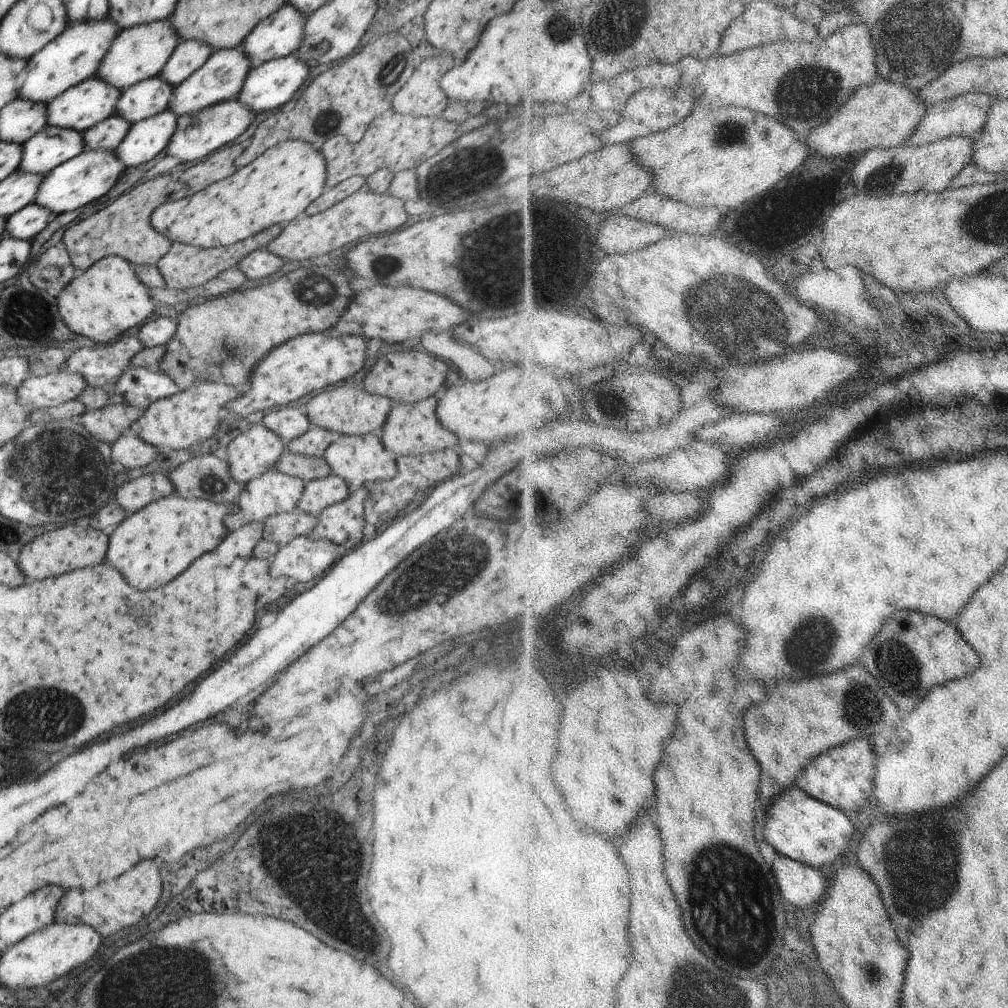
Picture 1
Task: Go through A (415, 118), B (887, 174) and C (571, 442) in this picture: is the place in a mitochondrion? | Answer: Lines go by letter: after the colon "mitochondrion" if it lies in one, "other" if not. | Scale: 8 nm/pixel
A: other
B: mitochondrion
C: other

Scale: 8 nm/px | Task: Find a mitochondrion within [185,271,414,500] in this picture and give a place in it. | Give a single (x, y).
(320, 295)

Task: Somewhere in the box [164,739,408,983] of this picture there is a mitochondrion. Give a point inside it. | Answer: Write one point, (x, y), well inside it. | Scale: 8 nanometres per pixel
(280, 856)

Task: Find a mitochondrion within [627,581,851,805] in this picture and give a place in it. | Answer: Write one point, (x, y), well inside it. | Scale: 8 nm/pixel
(812, 639)

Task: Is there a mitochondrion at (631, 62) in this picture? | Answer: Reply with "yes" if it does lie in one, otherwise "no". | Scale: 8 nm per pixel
no

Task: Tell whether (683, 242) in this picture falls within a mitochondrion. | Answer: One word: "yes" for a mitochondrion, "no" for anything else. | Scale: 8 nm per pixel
no

